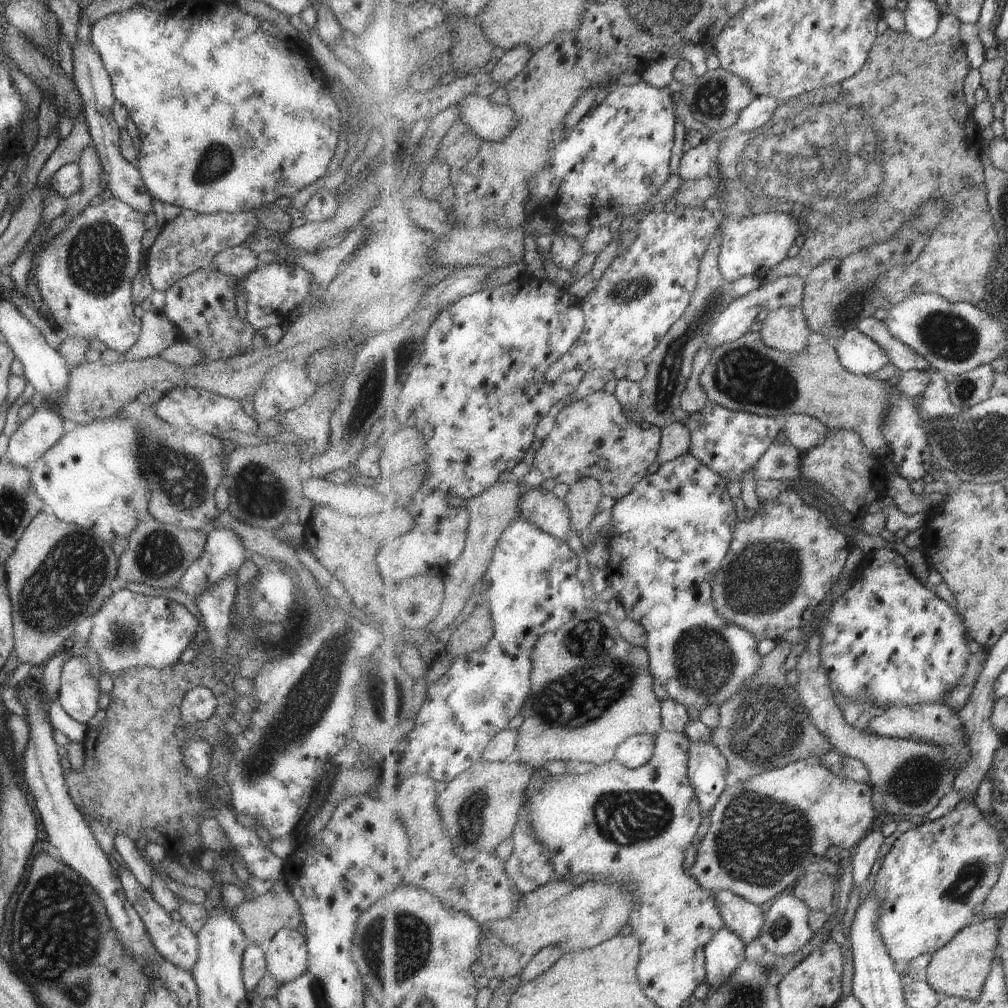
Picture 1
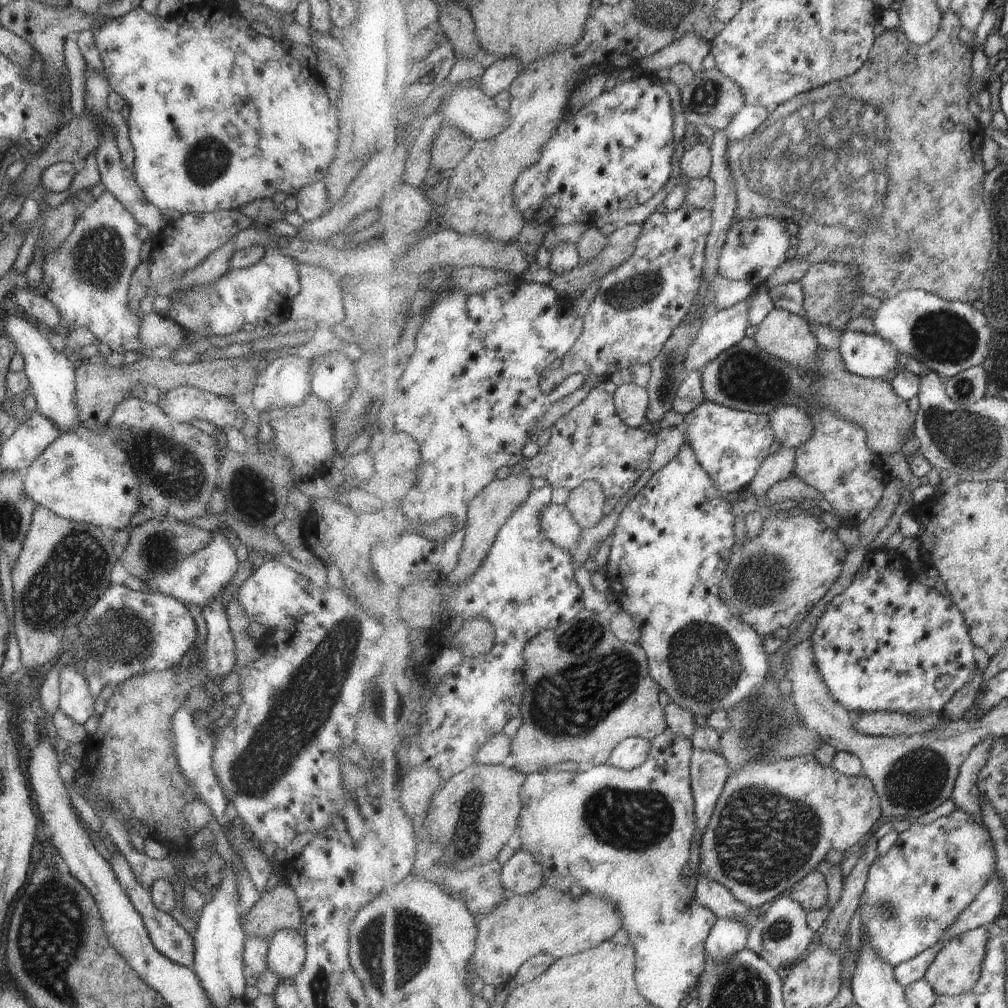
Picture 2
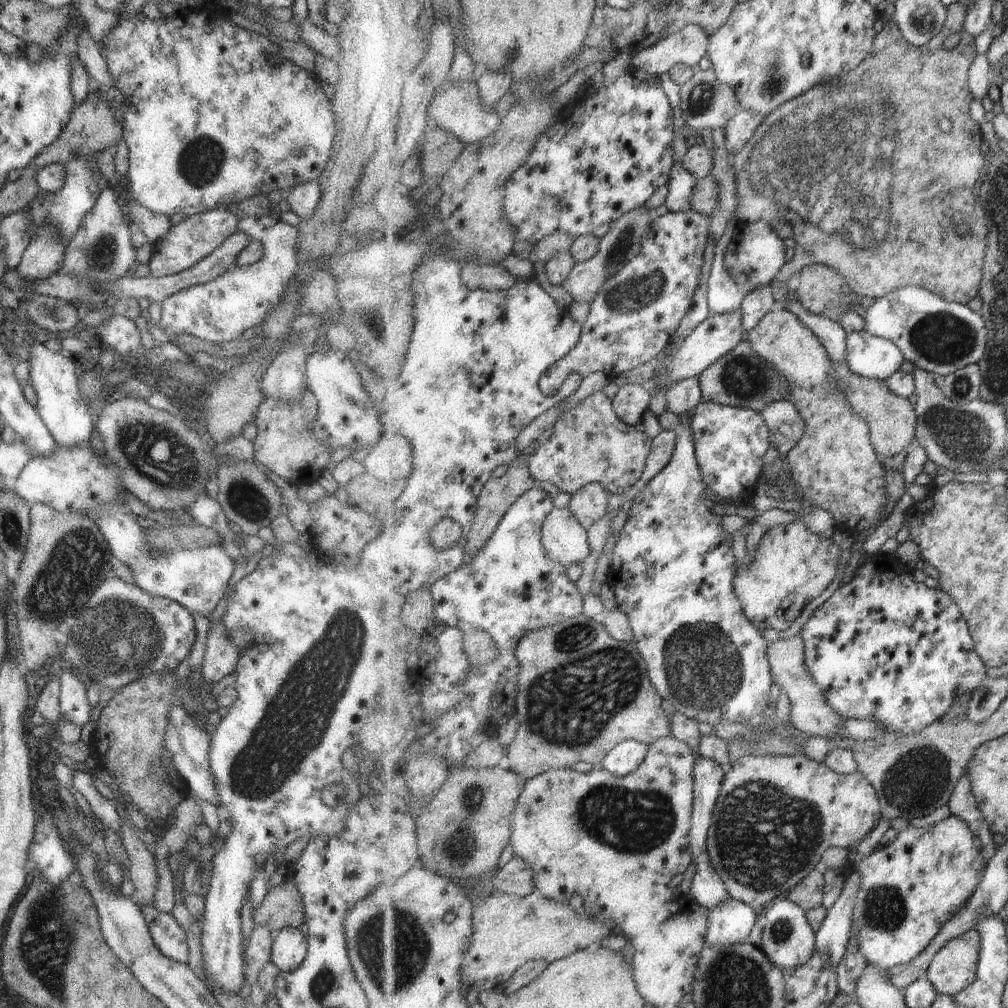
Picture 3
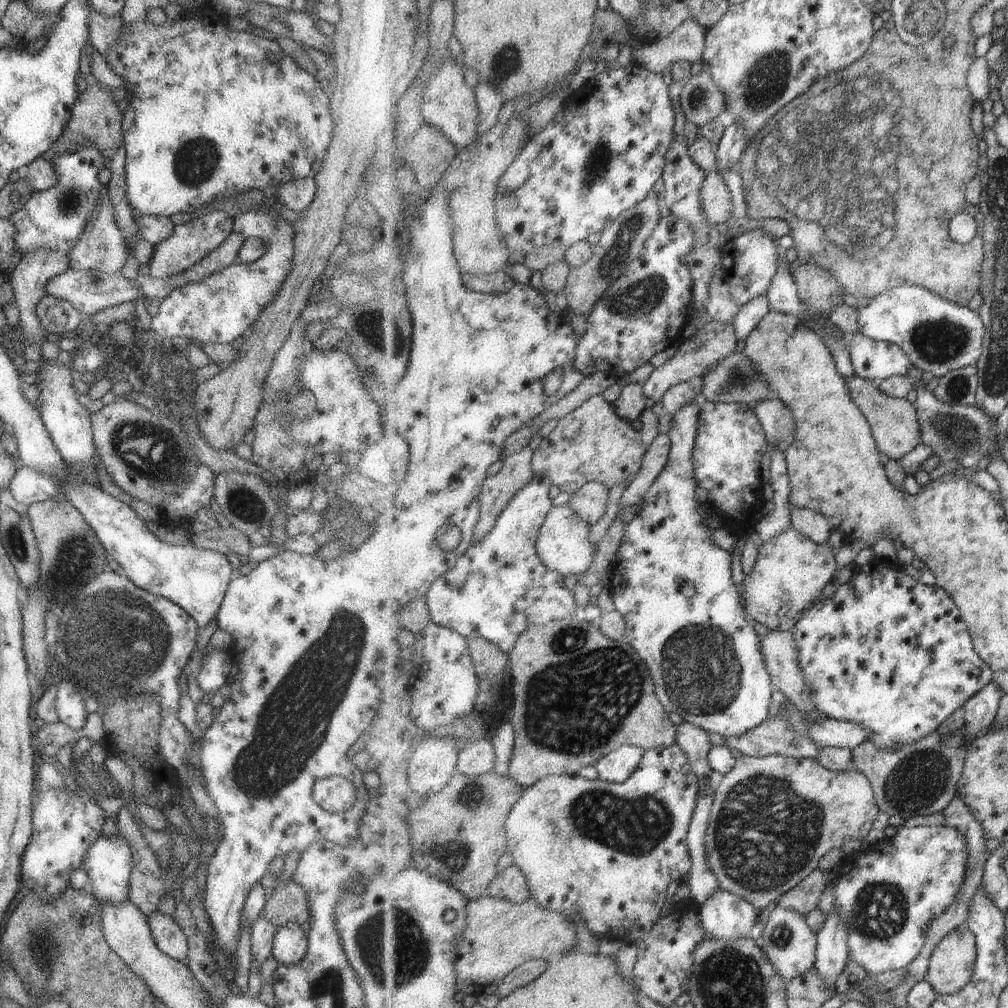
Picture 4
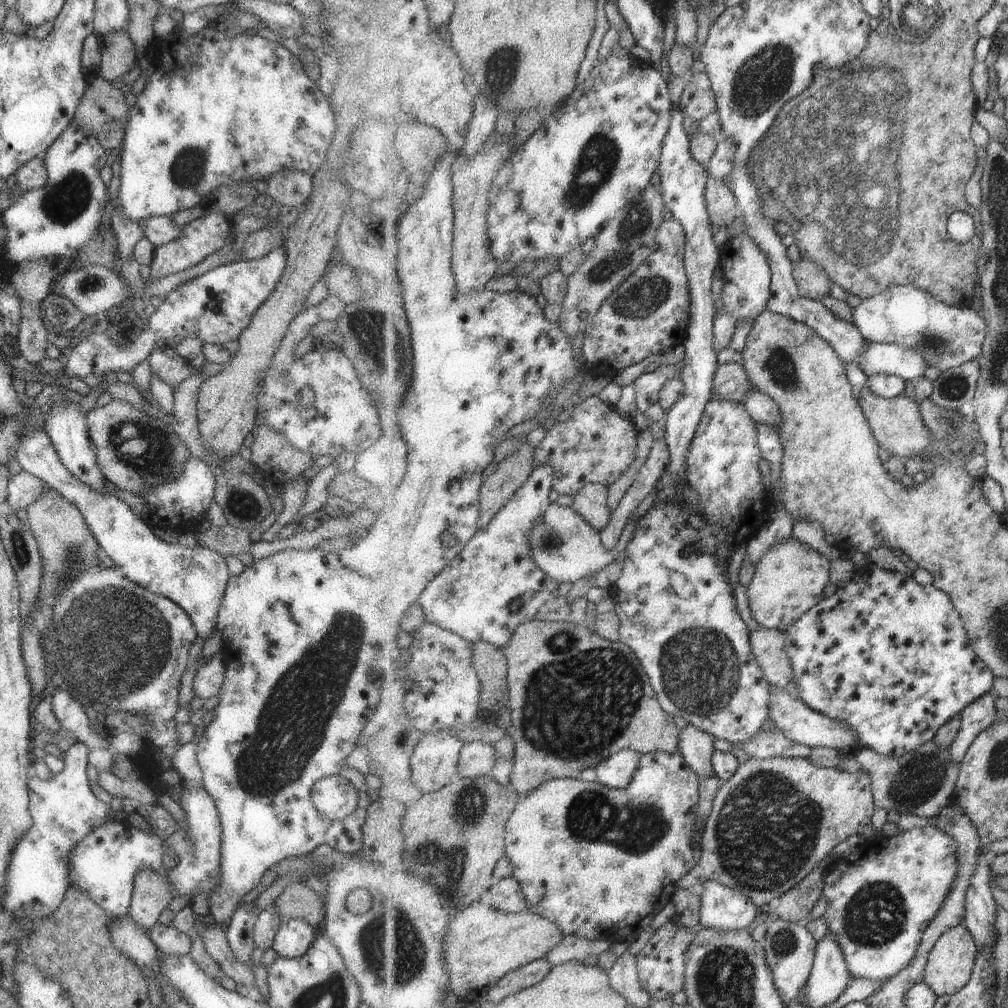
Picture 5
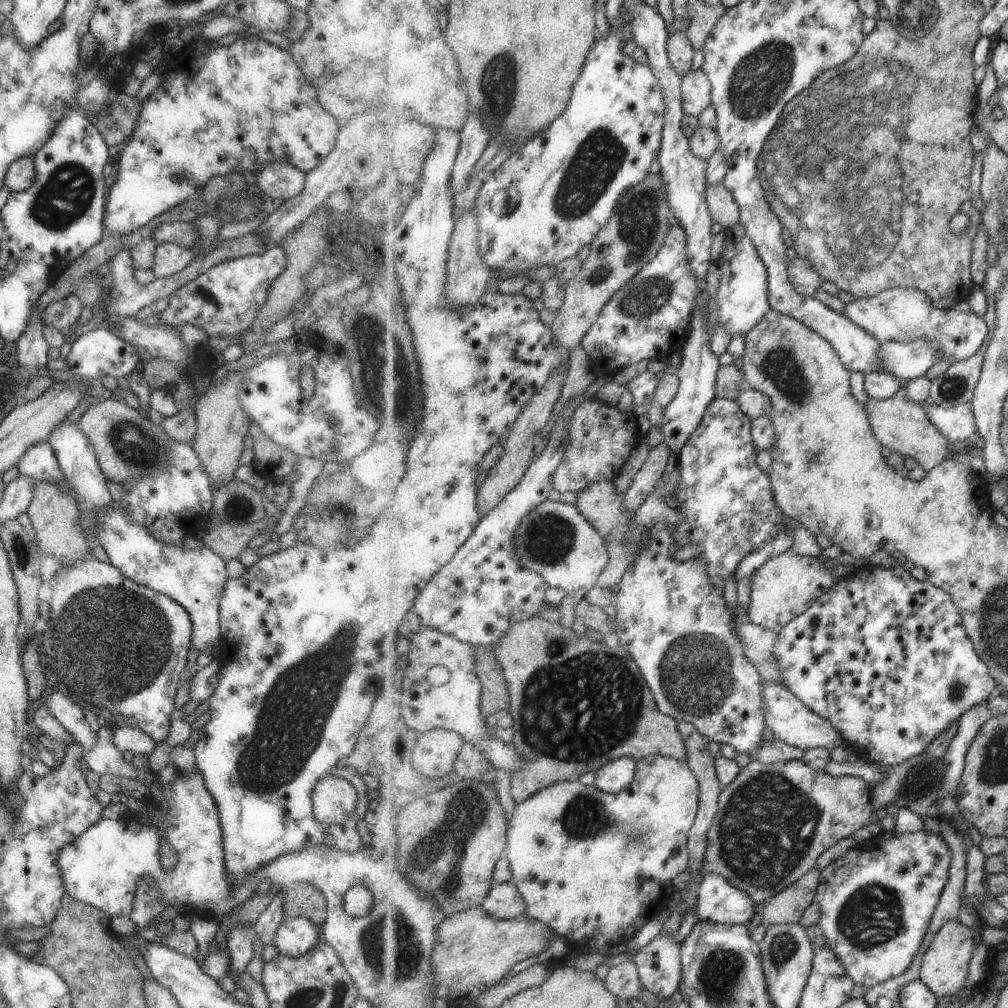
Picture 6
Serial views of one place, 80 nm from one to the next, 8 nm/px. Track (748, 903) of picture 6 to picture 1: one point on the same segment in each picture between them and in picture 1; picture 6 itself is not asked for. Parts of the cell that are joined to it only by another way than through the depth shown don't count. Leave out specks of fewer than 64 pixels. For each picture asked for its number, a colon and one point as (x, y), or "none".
1: (725, 953)
2: (729, 937)
3: (731, 923)
4: (726, 916)
5: (722, 908)

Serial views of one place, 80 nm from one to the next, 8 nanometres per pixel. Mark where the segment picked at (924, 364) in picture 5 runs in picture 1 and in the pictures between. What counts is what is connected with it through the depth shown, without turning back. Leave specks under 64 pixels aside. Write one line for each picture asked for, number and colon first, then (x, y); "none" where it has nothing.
1: (859, 353)
2: (866, 355)
3: (869, 356)
4: (877, 360)

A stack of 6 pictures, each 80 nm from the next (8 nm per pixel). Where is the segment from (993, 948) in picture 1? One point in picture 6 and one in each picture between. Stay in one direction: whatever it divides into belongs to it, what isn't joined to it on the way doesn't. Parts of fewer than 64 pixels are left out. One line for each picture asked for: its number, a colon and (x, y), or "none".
2: (956, 971)
3: (955, 968)
4: (952, 965)
5: (951, 964)
6: (945, 966)

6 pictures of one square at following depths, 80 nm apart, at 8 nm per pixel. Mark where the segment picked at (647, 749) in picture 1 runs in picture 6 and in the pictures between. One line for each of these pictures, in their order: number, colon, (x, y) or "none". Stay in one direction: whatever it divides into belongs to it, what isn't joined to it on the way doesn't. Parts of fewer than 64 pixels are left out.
2: (633, 751)
3: (626, 757)
4: (616, 767)
5: (617, 772)
6: (614, 777)

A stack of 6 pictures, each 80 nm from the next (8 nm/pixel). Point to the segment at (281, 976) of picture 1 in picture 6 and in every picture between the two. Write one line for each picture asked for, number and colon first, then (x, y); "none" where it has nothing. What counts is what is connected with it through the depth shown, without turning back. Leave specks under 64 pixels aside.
2: (286, 948)
3: (288, 948)
4: (289, 941)
5: (292, 938)
6: (294, 936)

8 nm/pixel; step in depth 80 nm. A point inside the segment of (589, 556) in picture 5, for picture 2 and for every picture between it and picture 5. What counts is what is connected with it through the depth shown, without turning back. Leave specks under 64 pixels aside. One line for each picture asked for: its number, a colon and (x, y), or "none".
2: (559, 524)
3: (566, 539)
4: (564, 543)

